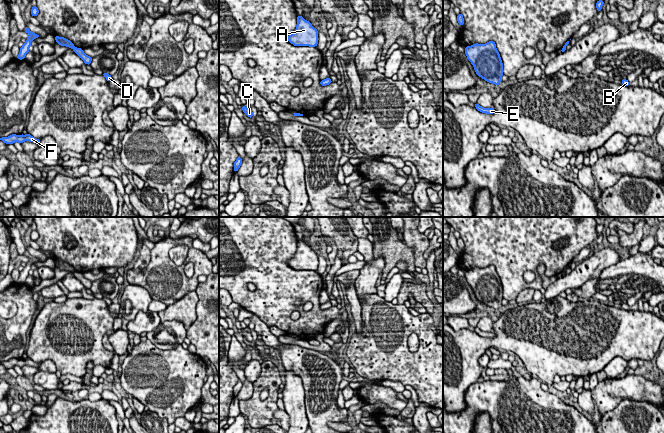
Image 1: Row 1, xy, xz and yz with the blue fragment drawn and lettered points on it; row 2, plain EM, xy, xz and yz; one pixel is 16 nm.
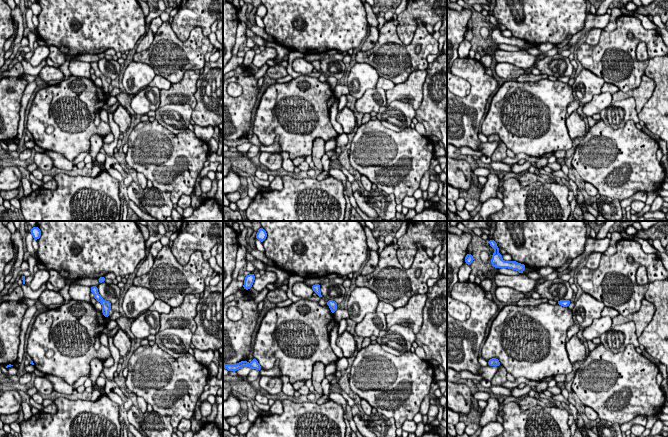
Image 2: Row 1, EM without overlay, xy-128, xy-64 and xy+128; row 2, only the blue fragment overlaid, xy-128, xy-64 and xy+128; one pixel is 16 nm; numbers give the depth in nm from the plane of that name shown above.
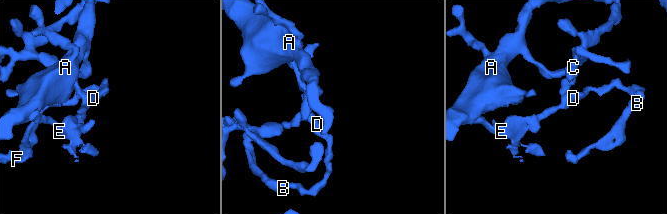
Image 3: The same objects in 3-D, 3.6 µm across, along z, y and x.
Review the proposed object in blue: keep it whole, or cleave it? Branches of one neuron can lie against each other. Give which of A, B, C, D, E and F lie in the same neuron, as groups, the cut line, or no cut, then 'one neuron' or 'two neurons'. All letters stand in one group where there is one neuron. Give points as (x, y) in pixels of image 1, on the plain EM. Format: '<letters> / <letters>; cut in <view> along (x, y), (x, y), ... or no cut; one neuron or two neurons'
A C / B D E F; cut in xy along (74, 270), (72, 272); two neurons

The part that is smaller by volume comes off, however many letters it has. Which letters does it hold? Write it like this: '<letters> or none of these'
B, D, E, F

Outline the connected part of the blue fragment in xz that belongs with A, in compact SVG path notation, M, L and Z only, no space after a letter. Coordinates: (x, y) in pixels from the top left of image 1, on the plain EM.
M297 240L297 249L293 258L287 264L294 270L316 271L318 268L318 255L302 240Z

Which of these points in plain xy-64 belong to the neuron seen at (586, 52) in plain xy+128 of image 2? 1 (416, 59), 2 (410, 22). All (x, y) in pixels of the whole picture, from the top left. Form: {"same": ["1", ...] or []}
{"same": ["1"]}

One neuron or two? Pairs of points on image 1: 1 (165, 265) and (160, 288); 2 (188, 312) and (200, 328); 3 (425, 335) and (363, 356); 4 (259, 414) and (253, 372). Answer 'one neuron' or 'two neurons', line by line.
1: one neuron
2: two neurons
3: one neuron
4: two neurons

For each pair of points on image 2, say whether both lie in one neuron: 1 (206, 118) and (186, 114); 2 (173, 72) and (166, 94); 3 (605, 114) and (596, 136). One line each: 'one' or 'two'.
1: two
2: two
3: two

